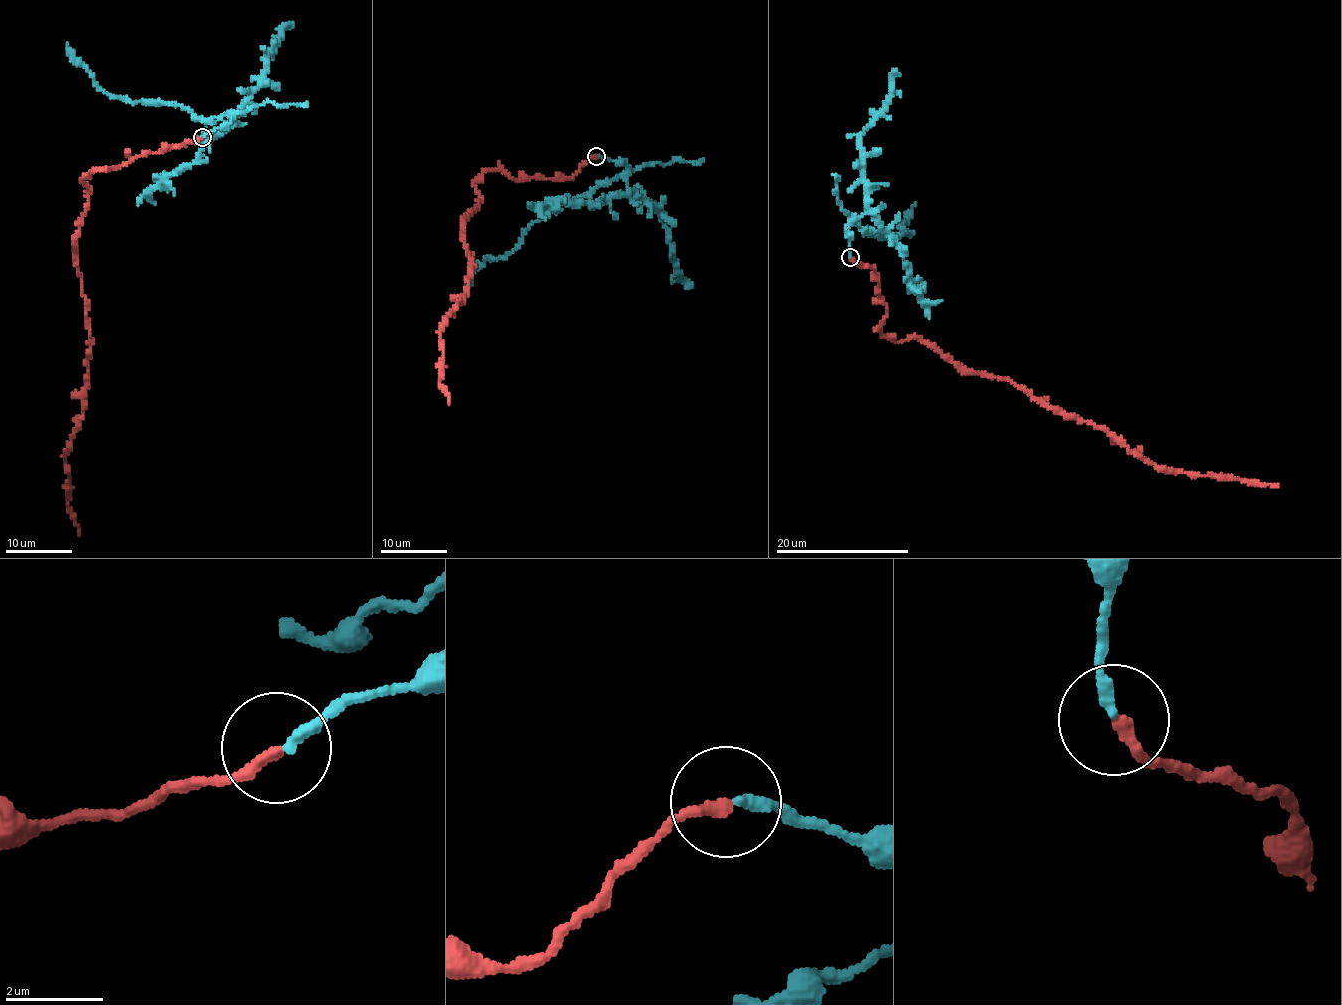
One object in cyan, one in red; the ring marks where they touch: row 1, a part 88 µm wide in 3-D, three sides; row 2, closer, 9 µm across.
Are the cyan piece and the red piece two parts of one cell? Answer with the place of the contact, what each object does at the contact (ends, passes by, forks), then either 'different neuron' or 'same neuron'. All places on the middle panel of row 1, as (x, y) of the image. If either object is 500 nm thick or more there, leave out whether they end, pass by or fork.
(596, 156) | cyan ends | red ends | same neuron

